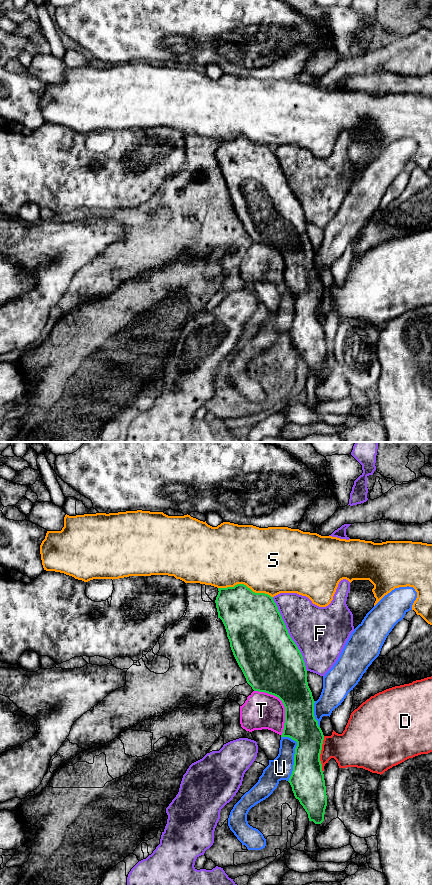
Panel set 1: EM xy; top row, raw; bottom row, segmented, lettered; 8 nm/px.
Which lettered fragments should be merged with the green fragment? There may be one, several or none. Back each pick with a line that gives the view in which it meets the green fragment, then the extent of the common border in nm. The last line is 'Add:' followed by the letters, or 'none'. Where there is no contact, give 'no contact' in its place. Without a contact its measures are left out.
Add: none

